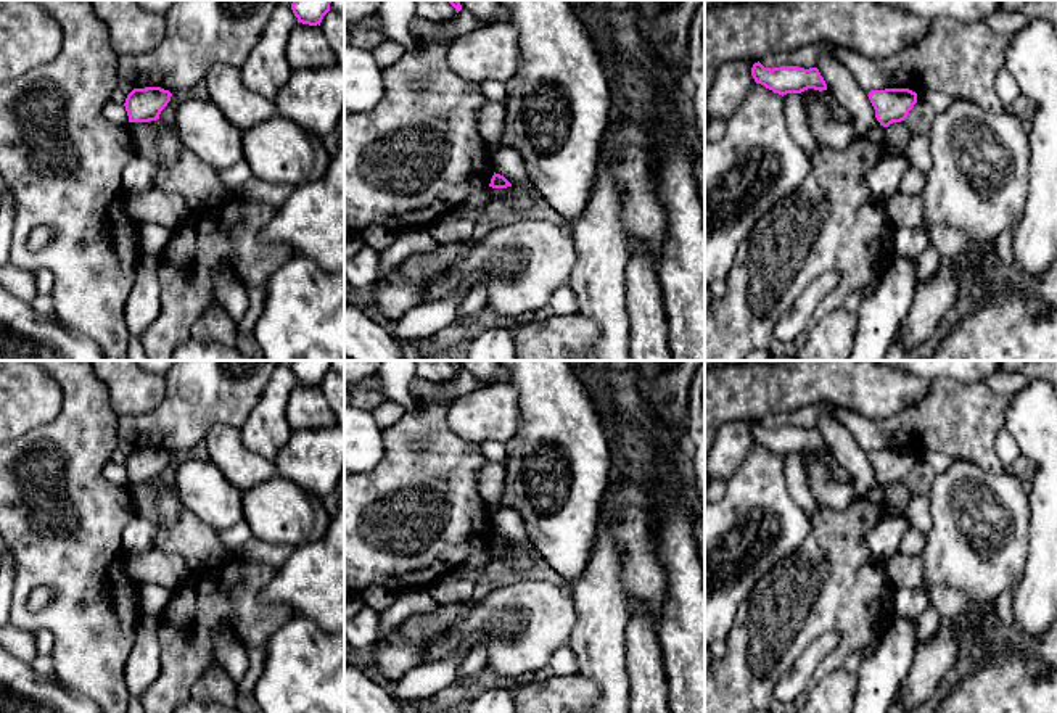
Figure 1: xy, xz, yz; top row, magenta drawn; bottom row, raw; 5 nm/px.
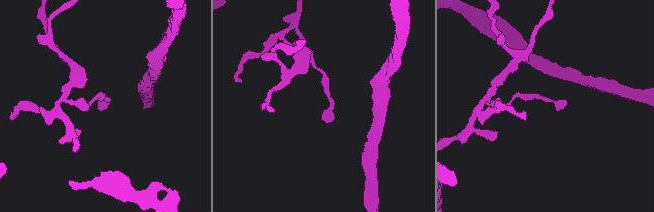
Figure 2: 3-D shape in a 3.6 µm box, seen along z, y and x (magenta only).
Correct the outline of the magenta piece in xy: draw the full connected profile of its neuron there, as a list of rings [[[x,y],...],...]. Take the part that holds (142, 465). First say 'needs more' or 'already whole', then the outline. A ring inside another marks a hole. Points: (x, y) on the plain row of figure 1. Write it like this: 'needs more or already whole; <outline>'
already whole; [[[161,447],[134,449],[125,459],[129,483],[150,483],[159,480],[172,454]]]

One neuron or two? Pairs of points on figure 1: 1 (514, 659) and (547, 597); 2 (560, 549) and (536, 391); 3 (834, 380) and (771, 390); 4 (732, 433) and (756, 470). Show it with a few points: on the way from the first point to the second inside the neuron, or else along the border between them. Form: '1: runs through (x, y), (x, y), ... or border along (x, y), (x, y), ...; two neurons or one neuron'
1: runs through (523, 644), (530, 636), (533, 618), (539, 612); one neuron
2: runs through (565, 511), (578, 472), (560, 430); one neuron
3: runs through (818, 380), (800, 380), (787, 387); one neuron
4: border along (756, 445), (726, 482); two neurons

